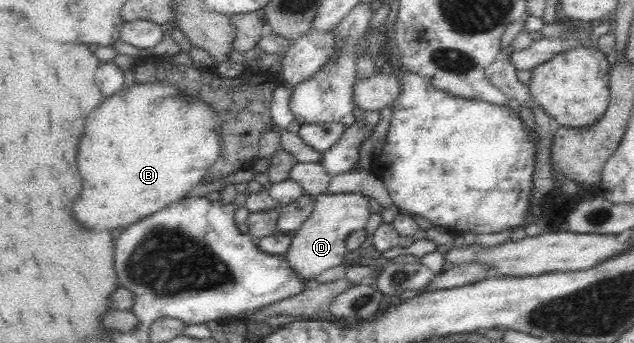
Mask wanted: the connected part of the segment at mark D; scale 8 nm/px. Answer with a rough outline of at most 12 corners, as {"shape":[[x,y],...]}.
{"shape":[[361,194],[315,195],[287,263],[302,280],[339,266],[371,216]]}

